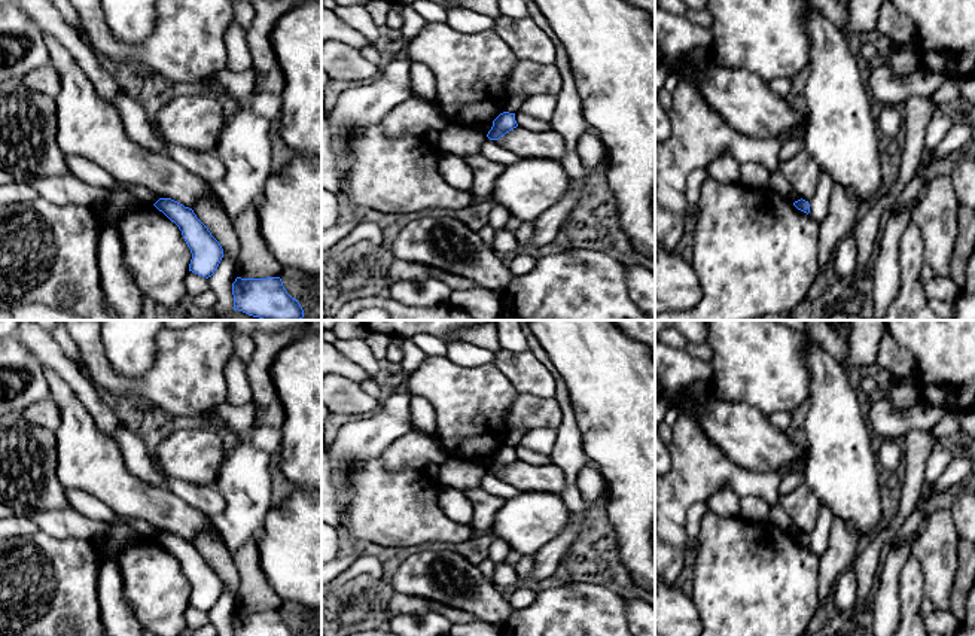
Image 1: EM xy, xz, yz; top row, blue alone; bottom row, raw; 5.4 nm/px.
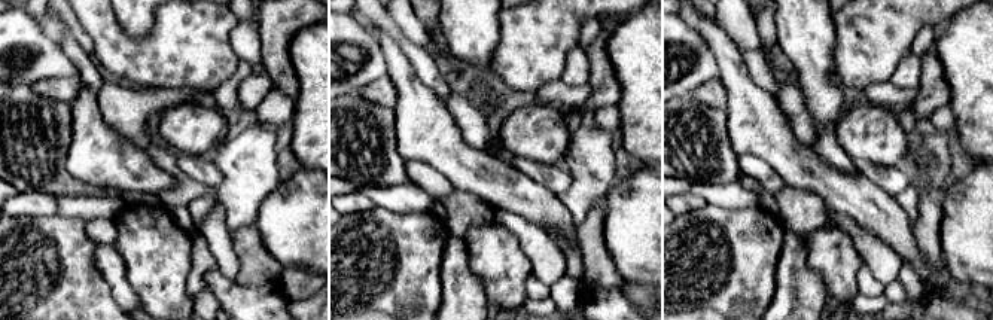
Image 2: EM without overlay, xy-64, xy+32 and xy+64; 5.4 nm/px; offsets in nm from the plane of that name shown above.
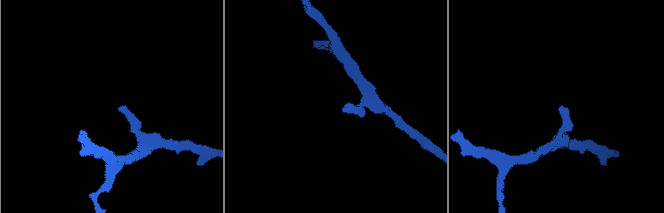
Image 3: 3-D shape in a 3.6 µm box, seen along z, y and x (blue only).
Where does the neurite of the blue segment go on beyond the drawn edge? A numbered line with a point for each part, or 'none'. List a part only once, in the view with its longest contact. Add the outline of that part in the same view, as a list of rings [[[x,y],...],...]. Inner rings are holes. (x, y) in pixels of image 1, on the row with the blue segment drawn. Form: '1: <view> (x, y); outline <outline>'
none

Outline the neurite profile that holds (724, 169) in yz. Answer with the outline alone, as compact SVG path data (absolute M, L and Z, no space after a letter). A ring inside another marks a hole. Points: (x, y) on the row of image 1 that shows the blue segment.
M729 153L715 158L706 170L709 177L719 183L734 185L740 182L741 165Z

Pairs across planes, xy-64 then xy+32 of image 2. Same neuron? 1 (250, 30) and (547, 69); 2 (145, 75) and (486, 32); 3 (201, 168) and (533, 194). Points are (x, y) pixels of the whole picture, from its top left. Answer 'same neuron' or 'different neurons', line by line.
1: different neurons
2: different neurons
3: different neurons

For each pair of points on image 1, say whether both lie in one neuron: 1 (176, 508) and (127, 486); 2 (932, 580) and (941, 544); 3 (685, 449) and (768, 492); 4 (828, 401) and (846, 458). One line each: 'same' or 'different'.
1: same
2: same
3: same
4: same

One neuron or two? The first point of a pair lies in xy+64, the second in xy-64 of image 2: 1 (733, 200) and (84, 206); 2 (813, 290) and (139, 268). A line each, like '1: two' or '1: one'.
1: one
2: two

